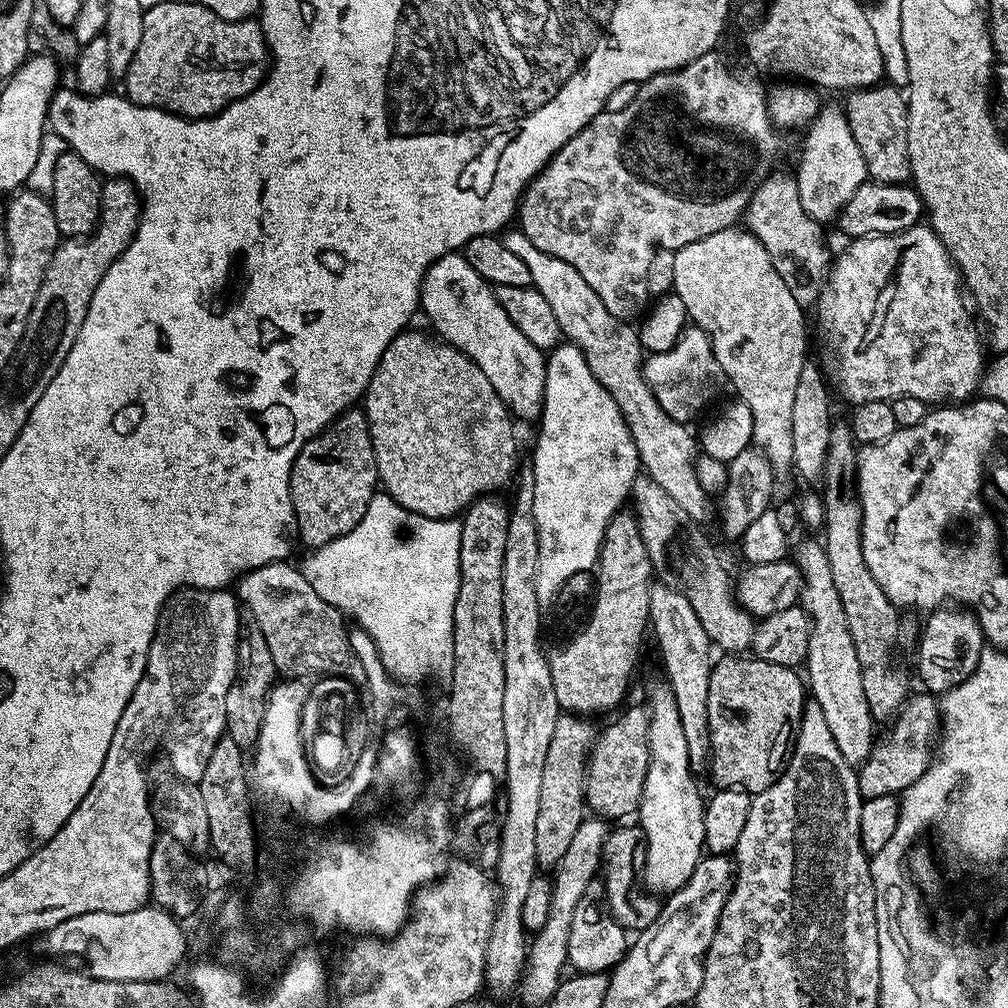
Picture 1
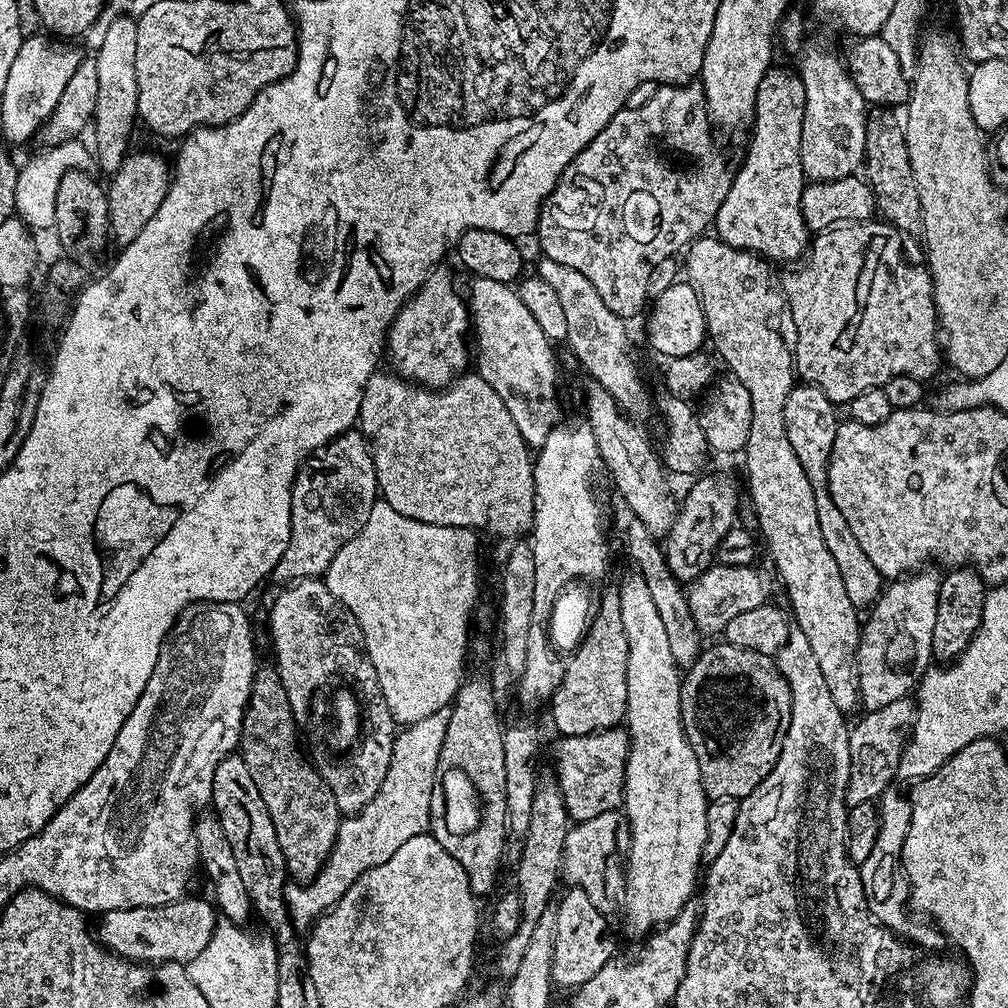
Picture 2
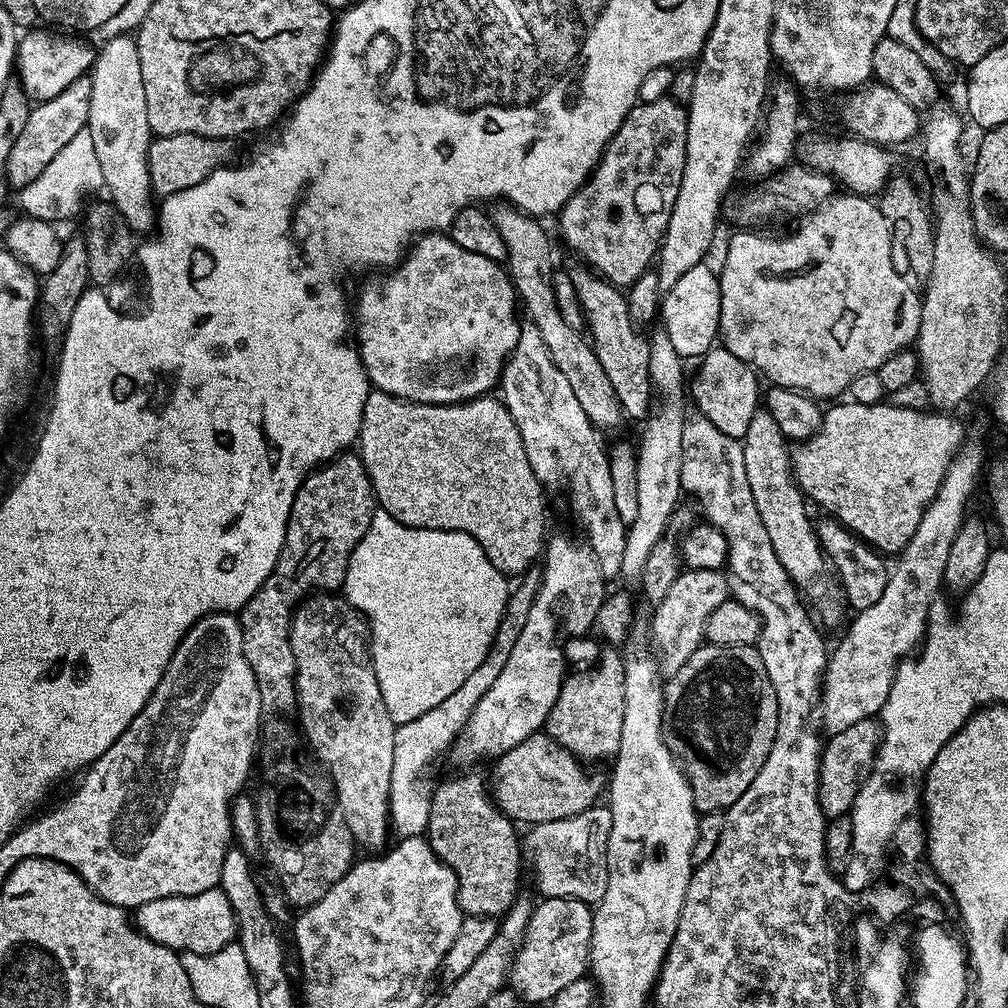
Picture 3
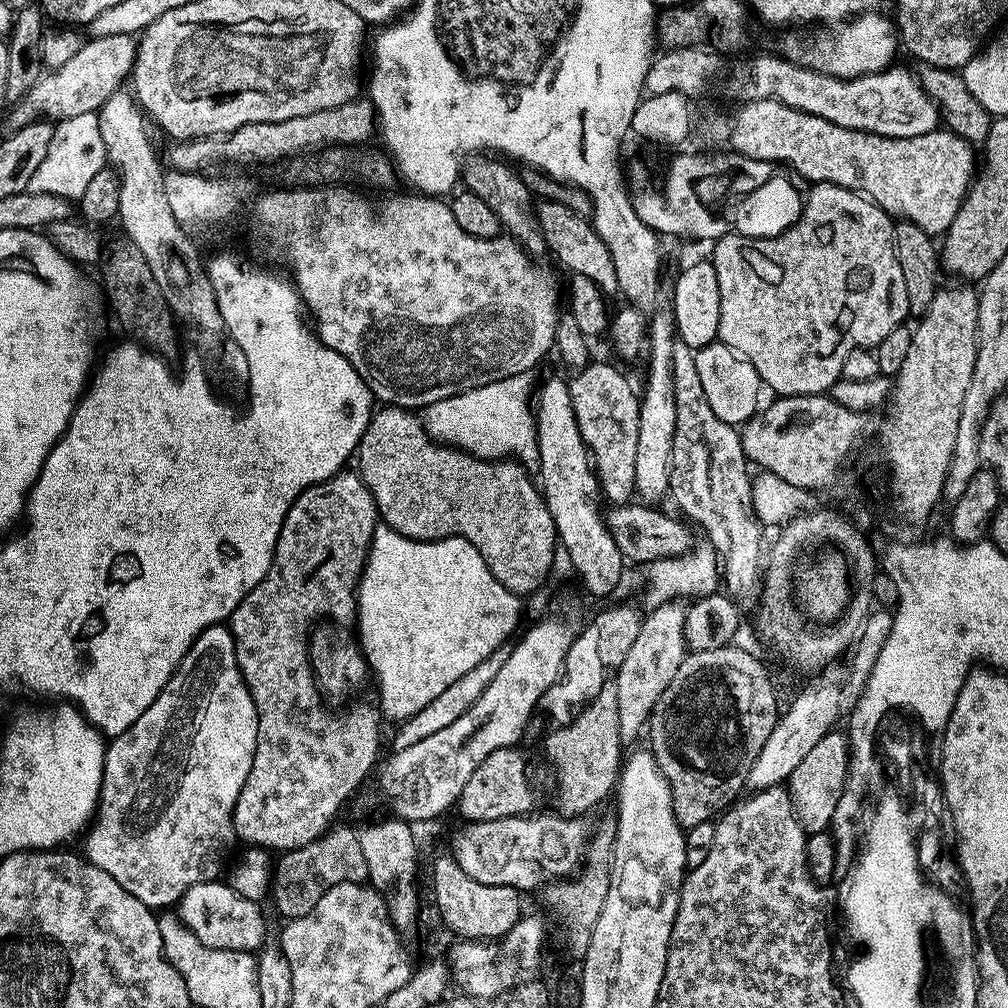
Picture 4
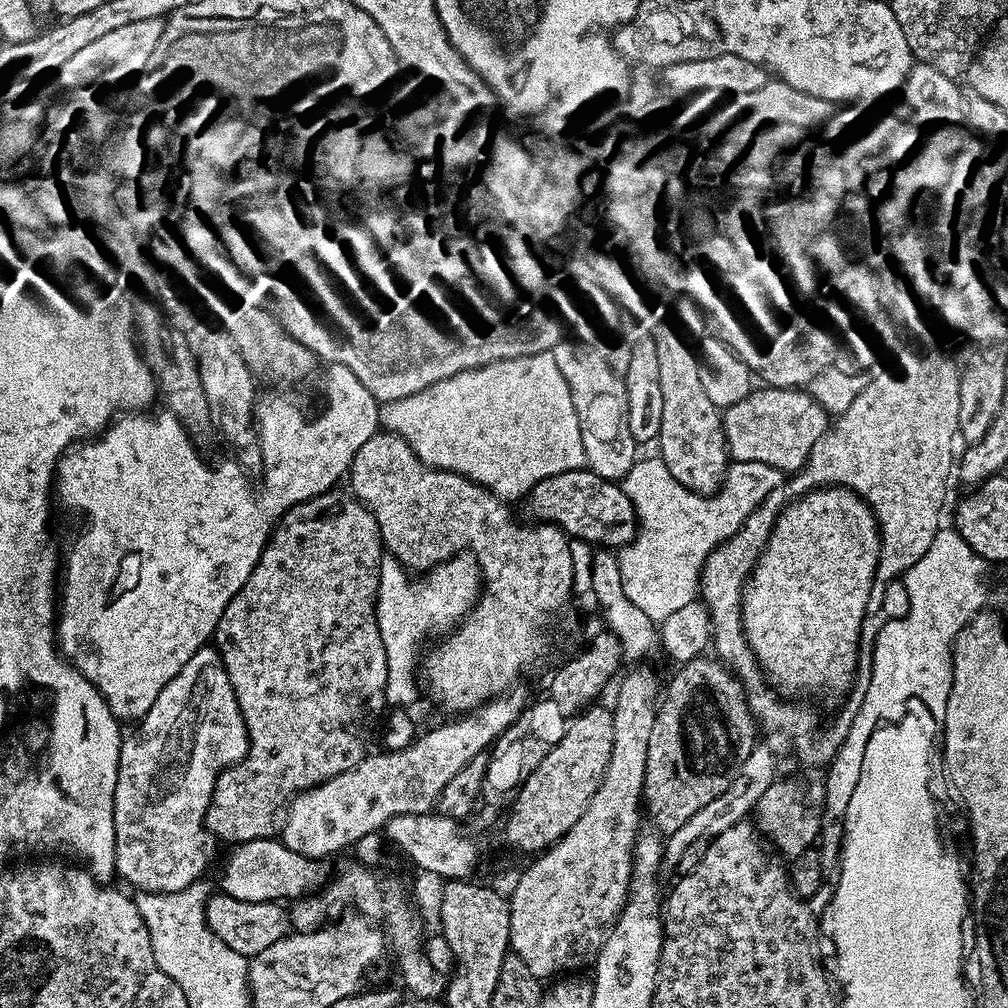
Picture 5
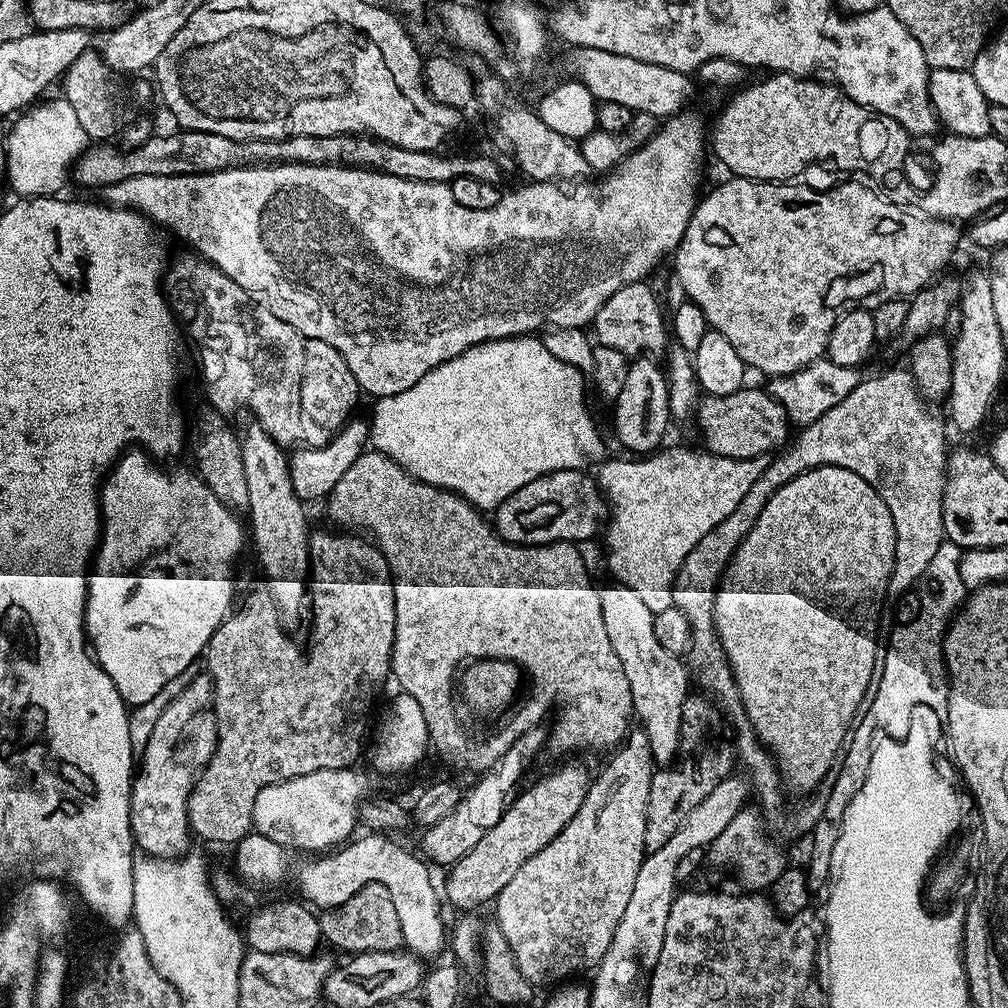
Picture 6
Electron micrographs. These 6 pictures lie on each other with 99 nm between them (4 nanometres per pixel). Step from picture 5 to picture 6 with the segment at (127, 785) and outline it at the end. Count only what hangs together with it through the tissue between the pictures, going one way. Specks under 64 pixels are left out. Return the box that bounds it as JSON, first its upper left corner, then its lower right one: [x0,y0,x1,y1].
[132,674,216,858]

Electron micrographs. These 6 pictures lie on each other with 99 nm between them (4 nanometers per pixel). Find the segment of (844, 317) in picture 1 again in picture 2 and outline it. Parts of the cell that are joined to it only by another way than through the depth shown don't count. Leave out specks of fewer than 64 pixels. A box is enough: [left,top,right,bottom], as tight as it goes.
[782,218,942,406]

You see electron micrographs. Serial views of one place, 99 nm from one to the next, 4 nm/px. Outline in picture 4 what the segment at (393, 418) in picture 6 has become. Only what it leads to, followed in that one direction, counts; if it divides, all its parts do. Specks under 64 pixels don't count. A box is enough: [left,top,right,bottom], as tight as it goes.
[422,375,539,465]

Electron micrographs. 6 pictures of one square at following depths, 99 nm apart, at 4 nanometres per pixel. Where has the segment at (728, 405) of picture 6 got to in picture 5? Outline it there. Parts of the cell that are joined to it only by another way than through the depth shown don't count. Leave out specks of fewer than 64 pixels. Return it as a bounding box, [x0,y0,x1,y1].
[723,386,830,474]

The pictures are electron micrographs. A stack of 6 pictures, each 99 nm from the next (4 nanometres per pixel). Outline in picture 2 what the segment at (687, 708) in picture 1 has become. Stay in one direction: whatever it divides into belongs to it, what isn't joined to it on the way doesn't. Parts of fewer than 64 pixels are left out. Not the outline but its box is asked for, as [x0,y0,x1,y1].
[616,502,702,670]

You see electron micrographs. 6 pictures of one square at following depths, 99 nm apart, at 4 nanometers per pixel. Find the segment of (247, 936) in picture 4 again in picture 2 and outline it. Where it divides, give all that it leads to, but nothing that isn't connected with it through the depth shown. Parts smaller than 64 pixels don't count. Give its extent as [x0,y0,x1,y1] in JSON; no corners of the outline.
[98,898,217,966]

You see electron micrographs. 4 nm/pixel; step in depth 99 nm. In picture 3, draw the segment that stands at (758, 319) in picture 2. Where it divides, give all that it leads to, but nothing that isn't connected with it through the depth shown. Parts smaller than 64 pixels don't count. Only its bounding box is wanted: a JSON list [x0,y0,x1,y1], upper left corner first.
[742,410,846,629]

